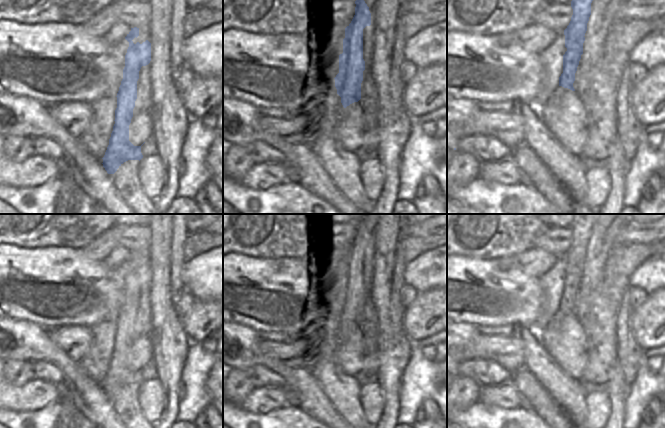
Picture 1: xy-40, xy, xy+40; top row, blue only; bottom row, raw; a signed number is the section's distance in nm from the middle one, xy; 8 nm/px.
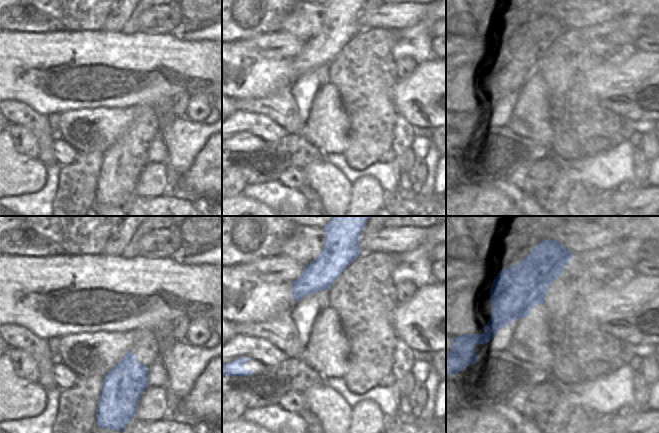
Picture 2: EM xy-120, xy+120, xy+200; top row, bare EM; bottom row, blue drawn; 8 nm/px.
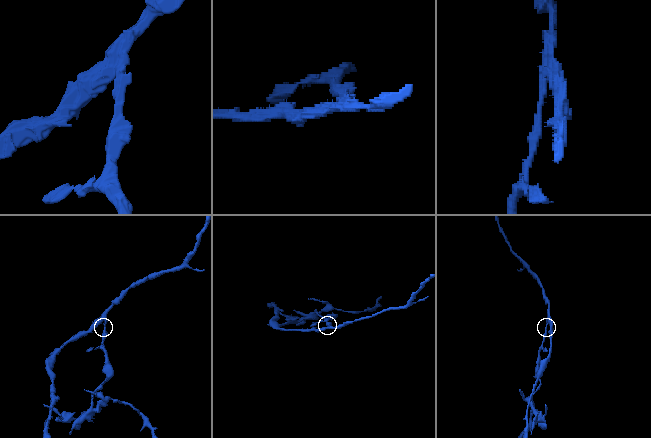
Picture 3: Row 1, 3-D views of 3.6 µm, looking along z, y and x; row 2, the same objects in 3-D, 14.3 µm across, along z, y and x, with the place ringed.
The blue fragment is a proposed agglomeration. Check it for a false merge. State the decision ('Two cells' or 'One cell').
Two cells

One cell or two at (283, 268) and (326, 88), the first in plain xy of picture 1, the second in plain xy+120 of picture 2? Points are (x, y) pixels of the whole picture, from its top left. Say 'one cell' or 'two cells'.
two cells

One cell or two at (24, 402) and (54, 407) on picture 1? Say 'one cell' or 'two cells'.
two cells

